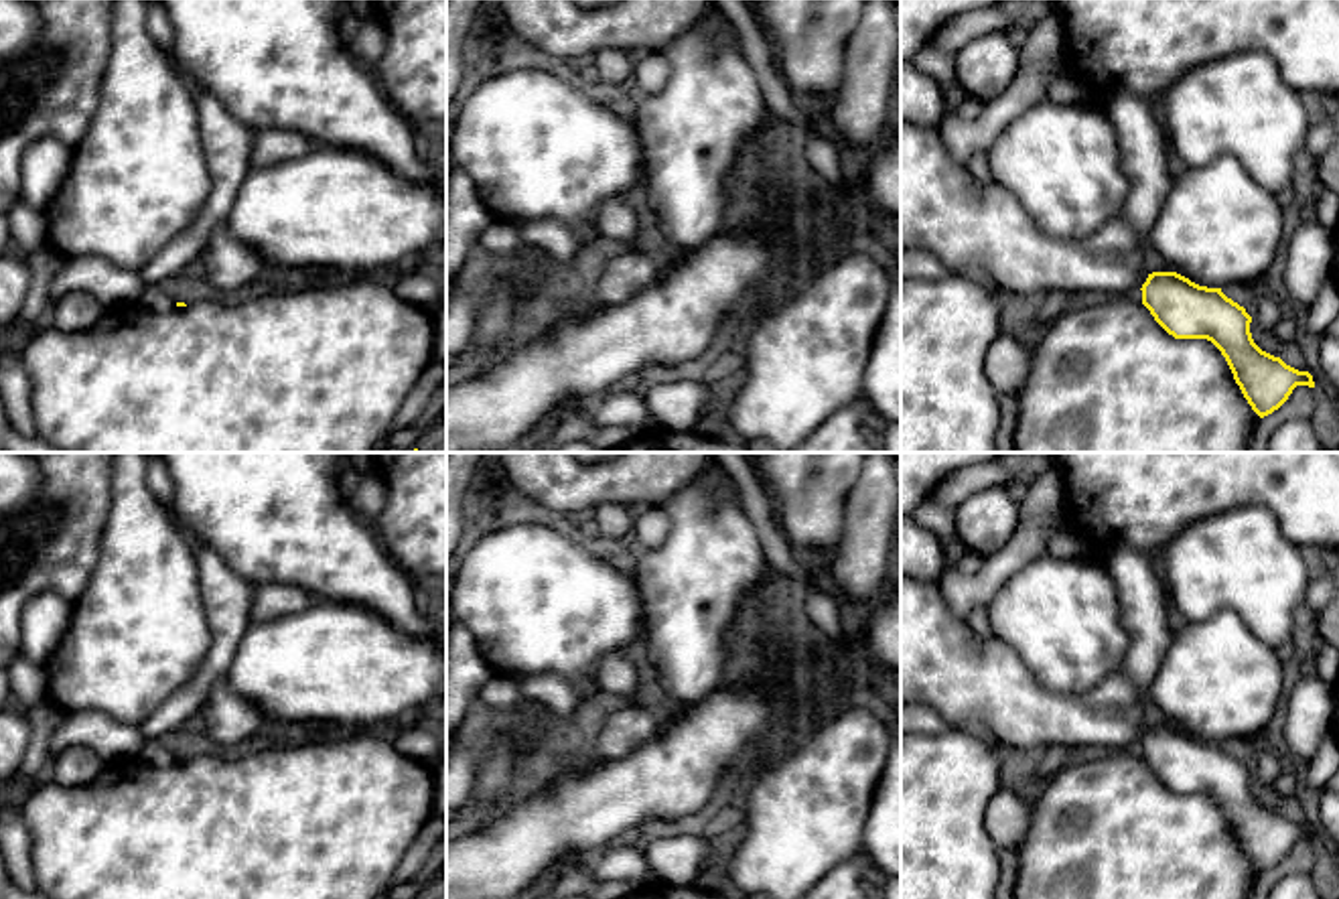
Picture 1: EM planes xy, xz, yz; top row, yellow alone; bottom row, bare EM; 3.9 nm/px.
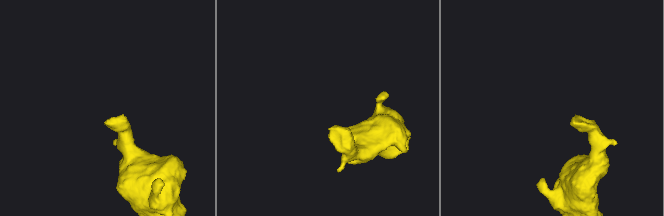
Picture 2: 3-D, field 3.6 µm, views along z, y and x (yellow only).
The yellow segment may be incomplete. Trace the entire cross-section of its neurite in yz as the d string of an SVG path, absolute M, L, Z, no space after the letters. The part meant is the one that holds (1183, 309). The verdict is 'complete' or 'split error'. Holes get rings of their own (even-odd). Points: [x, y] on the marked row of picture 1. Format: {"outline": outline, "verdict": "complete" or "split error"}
{"outline": "M901 120L901 252L927 250L952 274L982 266L998 292L1014 296L1037 292L1118 296L1140 288L1142 304L1169 335L1207 339L1221 351L1244 398L1260 418L1278 410L1296 386L1315 388L1309 371L1286 365L1254 343L1252 317L1221 288L1199 286L1177 272L1146 274L1142 246L1124 213L1089 237L1059 239L1043 233L1006 187L996 181L976 181L970 170L954 162L937 126L921 128Z", "verdict": "split error"}

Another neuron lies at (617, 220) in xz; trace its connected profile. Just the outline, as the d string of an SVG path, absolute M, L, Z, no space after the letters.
M623 199L607 201L598 211L598 233L609 239L623 239L633 244L639 233L639 219Z

